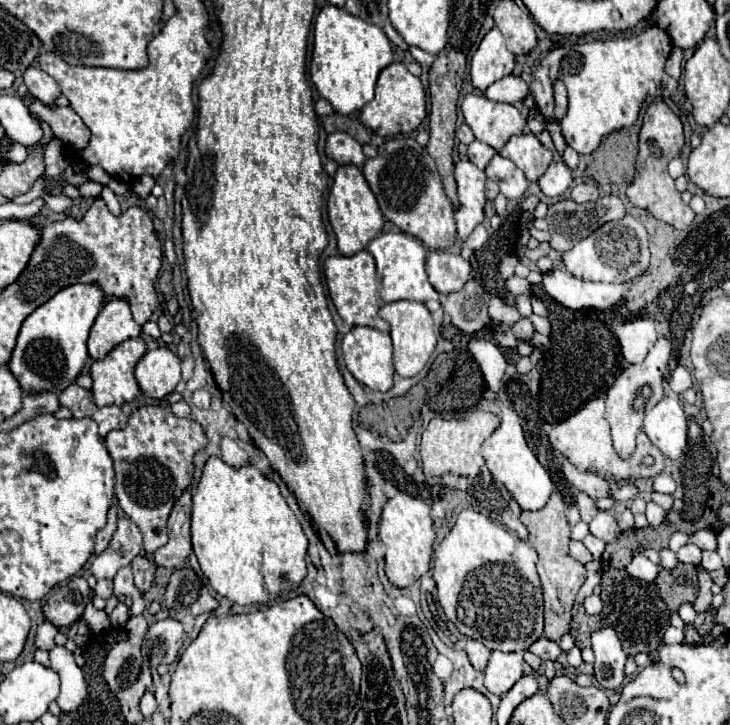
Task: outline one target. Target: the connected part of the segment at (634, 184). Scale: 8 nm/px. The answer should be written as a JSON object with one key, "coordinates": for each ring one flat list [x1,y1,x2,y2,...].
{"coordinates":[[662,100,652,102,644,114,640,130,640,150,636,158,636,174,626,188,626,198,636,206,646,210,650,216,674,226,676,230,686,230,694,220,694,210,682,202,674,180,668,174,668,162,680,154,684,146,684,124]]}

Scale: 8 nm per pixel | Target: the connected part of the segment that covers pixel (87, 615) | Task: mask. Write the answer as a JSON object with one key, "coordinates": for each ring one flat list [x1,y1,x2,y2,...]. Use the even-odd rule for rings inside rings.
{"coordinates":[[90,590,90,598,86,603,83,617,89,623,94,633,102,633,111,627,109,616,105,612,101,612,93,607,91,602,92,597,95,595,93,590]]}

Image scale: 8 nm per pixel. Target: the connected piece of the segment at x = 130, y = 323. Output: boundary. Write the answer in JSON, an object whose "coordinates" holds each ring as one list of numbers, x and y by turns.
{"coordinates":[[112,300,102,306,96,316,90,338,88,338,88,354,92,360,102,360,106,354,128,338,140,336,140,326,132,320,132,312,126,300]]}

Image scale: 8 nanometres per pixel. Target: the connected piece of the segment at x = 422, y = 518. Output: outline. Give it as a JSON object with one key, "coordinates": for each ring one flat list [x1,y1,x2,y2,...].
{"coordinates":[[398,492,394,498,390,498,384,504,378,536,386,546,386,576,398,588,412,586,422,574,430,570,432,544,436,532,434,532,434,522,430,518,430,506,424,500,412,498,404,492]]}

